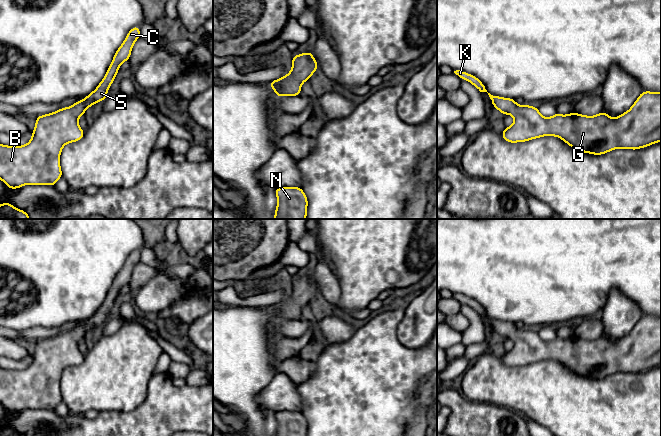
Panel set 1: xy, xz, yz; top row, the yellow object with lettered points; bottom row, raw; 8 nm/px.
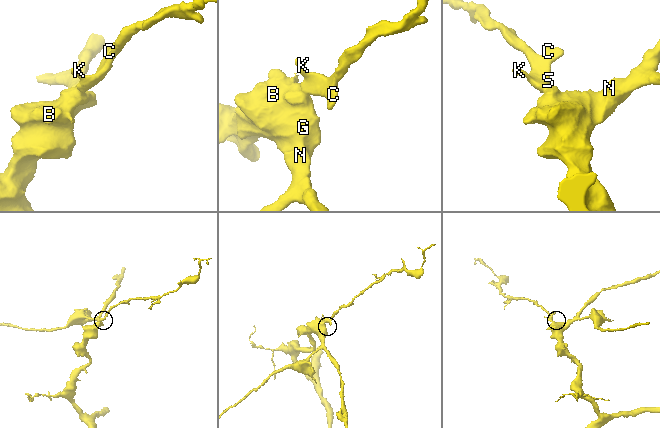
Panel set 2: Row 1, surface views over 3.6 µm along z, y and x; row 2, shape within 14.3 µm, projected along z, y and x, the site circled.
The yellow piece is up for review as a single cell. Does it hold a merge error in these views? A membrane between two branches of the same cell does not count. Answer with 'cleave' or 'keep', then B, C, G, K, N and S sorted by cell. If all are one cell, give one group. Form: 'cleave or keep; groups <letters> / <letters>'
keep; groups B C G K N S

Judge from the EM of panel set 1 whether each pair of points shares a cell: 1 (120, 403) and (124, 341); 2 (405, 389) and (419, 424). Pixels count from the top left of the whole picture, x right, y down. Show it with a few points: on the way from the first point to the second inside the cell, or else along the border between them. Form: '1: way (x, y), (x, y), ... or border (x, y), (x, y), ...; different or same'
1: way (120, 388), (120, 366), (123, 363), (124, 356); same
2: border (422, 409), (416, 412), (413, 421), (408, 425); different

